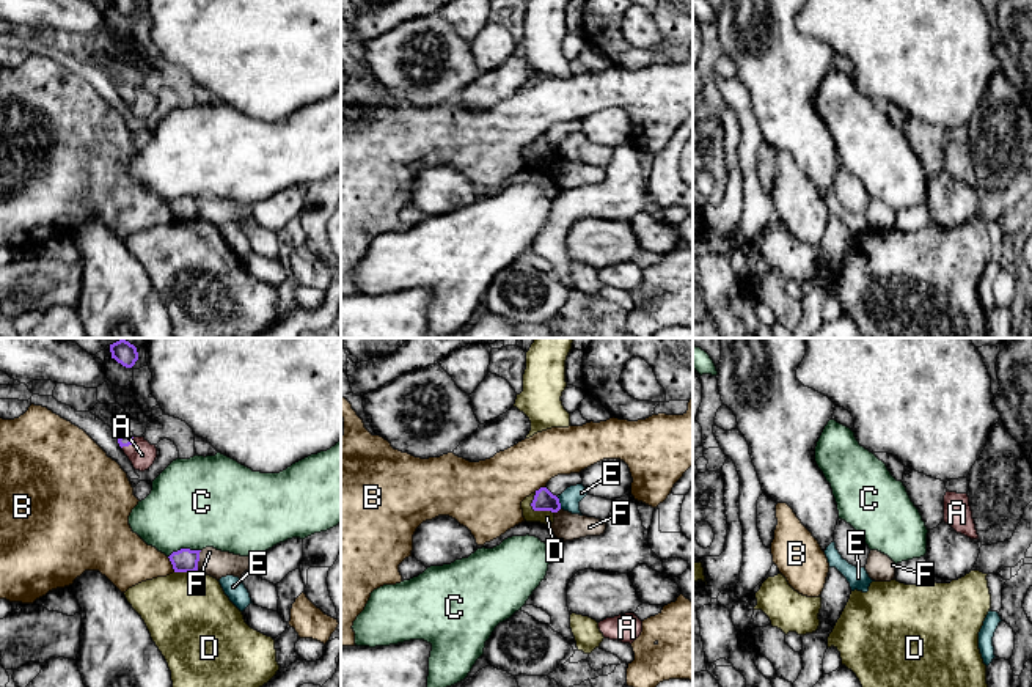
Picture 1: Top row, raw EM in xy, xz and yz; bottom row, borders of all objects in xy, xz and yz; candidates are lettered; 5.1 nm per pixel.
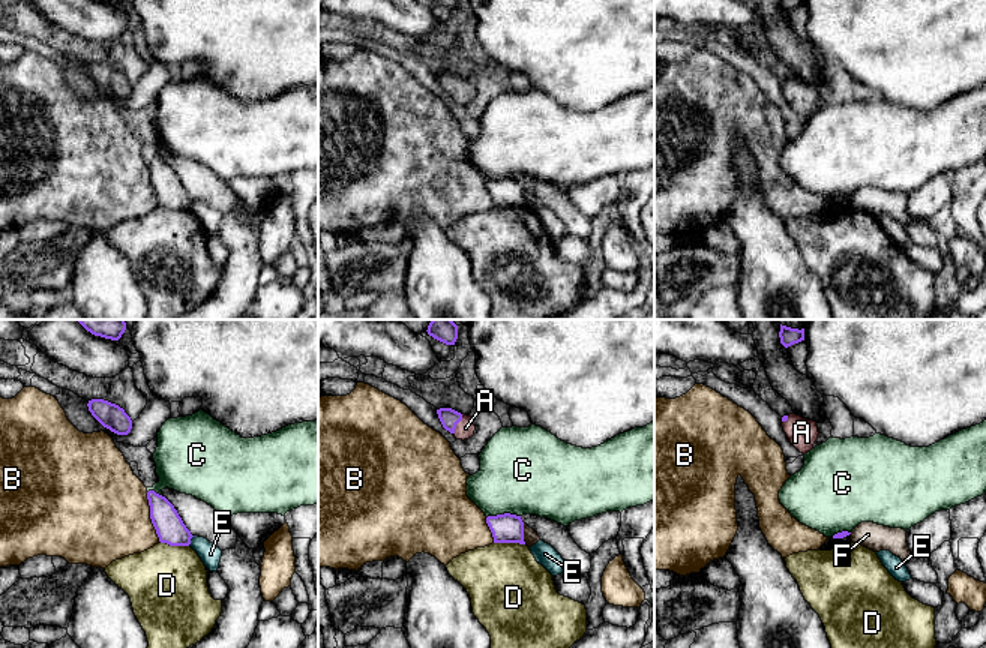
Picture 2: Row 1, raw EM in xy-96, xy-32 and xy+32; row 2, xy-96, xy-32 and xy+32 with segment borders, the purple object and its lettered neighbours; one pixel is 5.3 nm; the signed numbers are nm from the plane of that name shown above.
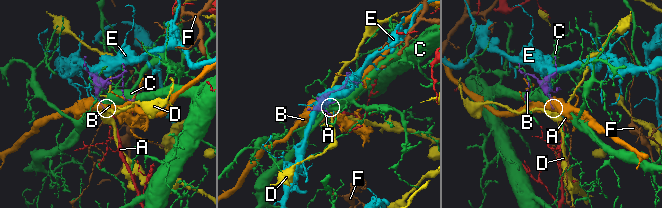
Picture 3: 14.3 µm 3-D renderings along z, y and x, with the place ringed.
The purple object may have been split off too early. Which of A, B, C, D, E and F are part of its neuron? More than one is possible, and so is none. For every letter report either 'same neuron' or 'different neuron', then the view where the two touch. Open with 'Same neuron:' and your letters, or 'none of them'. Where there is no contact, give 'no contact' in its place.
Same neuron: A
A: same neuron; contact in xy
B: different neuron; contact in xy
C: different neuron; contact in xy
D: different neuron; contact in xz
E: different neuron; contact in xz
F: different neuron; contact in xy

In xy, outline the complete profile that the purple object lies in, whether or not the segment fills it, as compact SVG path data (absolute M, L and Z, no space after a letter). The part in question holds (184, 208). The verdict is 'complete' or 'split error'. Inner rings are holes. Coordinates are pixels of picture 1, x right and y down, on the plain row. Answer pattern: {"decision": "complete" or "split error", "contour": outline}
{"decision": "complete", "contour": "M181 197L173 200L168 206L173 212L174 220L195 220L198 219L201 198Z"}

